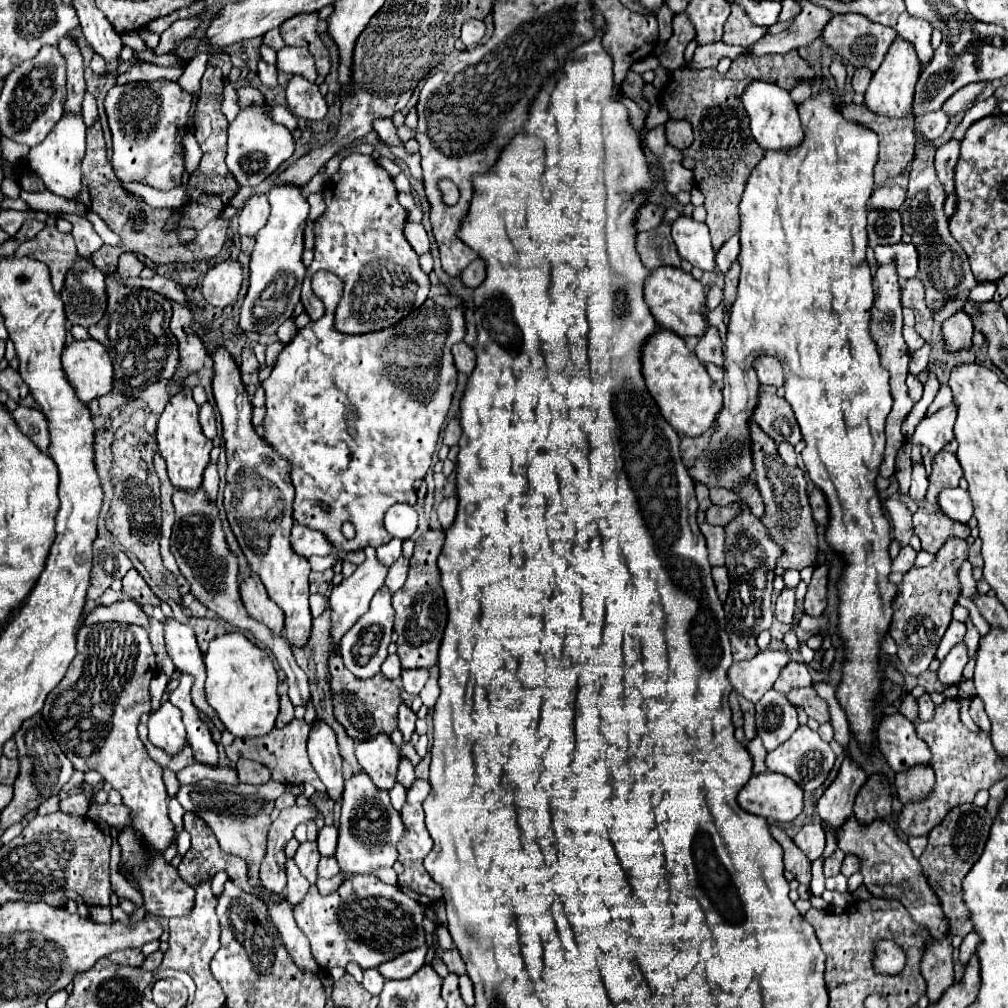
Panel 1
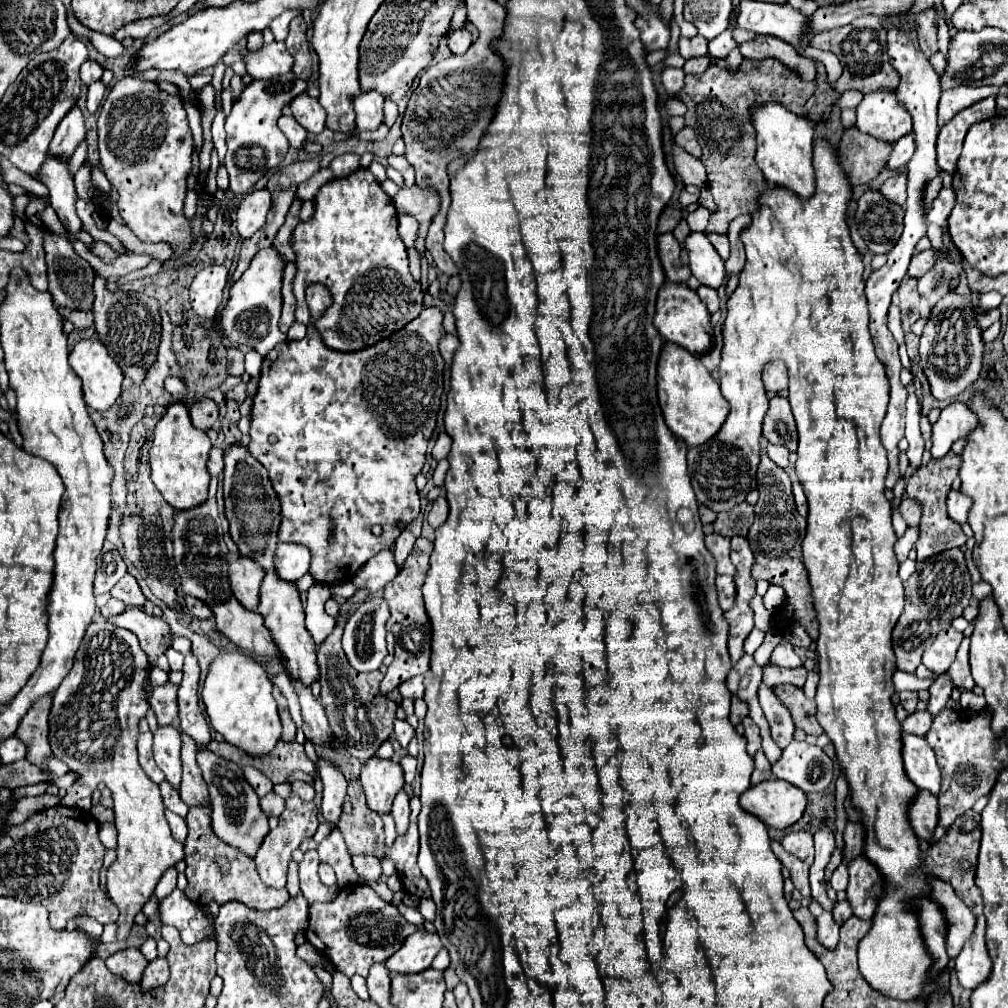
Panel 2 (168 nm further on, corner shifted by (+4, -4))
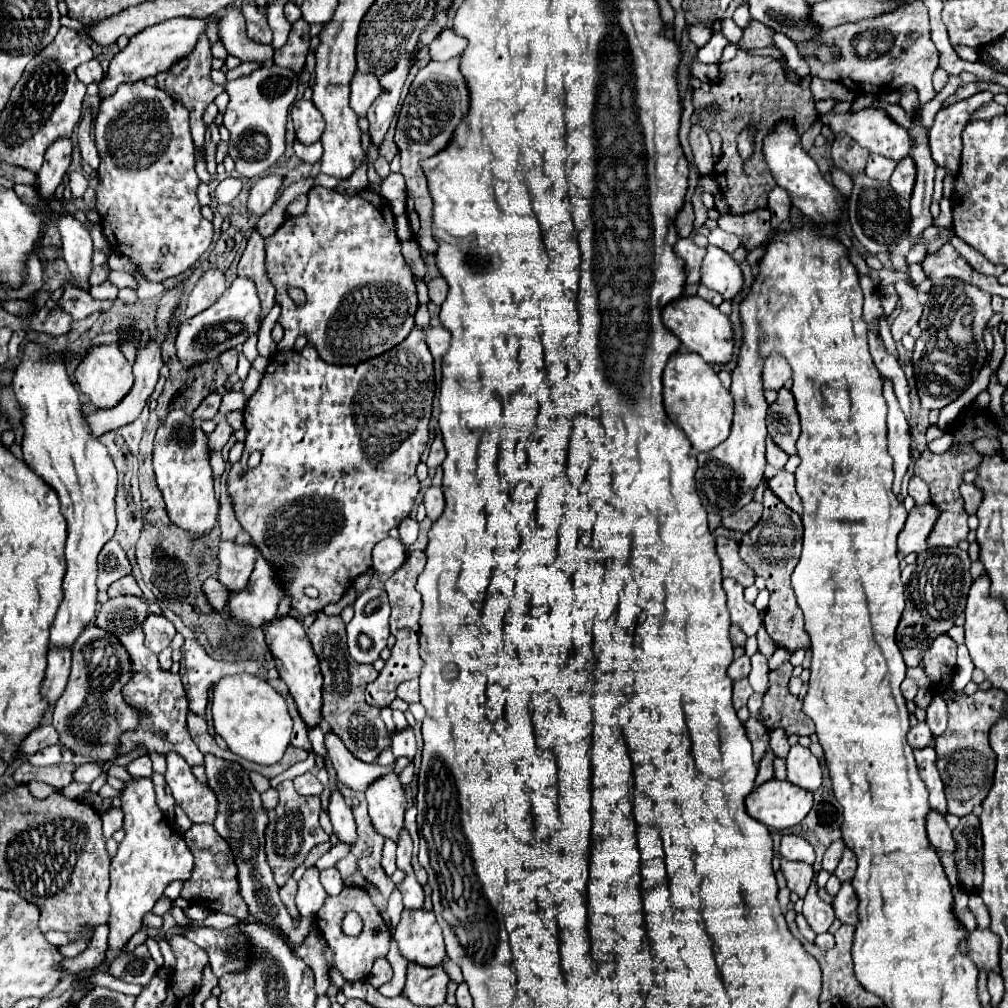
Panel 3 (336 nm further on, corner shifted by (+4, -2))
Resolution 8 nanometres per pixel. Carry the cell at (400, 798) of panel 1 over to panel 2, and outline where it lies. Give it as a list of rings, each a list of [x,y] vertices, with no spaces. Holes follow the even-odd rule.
[[[391,814],[383,816],[383,824],[385,824],[385,846],[389,848],[389,846],[393,846],[395,838],[397,838],[397,834],[395,834],[395,822],[393,822]]]

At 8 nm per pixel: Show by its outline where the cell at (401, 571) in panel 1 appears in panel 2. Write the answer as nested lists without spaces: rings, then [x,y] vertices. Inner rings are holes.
[[[403,530],[403,532],[401,532],[401,536],[399,536],[399,538],[397,538],[397,542],[395,542],[395,562],[397,562],[397,566],[399,566],[399,568],[403,566],[405,558],[409,556],[409,552],[411,552],[413,544],[415,544],[415,536],[413,536],[409,530]]]

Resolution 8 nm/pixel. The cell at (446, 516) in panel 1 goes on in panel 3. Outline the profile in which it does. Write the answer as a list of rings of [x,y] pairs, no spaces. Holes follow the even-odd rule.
[[[431,486],[427,492],[425,492],[425,508],[427,508],[427,516],[435,522],[439,520],[439,516],[443,514],[443,508],[445,508],[445,498],[443,498],[443,490],[441,488],[435,488]]]

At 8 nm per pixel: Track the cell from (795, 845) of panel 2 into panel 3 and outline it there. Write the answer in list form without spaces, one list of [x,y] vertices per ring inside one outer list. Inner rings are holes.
[[[785,834],[781,838],[779,852],[787,860],[799,860],[799,862],[807,862],[807,864],[815,862],[813,846],[803,836],[799,836],[799,834]]]

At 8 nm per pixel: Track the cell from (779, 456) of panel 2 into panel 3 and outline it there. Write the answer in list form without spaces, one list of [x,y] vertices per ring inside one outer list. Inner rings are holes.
[[[767,440],[767,464],[771,464],[773,468],[783,468],[785,462],[787,462],[787,454],[773,442],[773,440]]]

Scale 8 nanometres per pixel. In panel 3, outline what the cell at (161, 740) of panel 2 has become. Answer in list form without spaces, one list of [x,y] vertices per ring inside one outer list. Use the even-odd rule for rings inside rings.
[[[175,752],[165,754],[167,760],[167,772],[165,780],[171,788],[171,794],[175,802],[187,812],[187,816],[193,822],[213,822],[217,812],[217,800],[213,798],[213,792],[209,786],[201,784],[193,772],[191,766]]]

